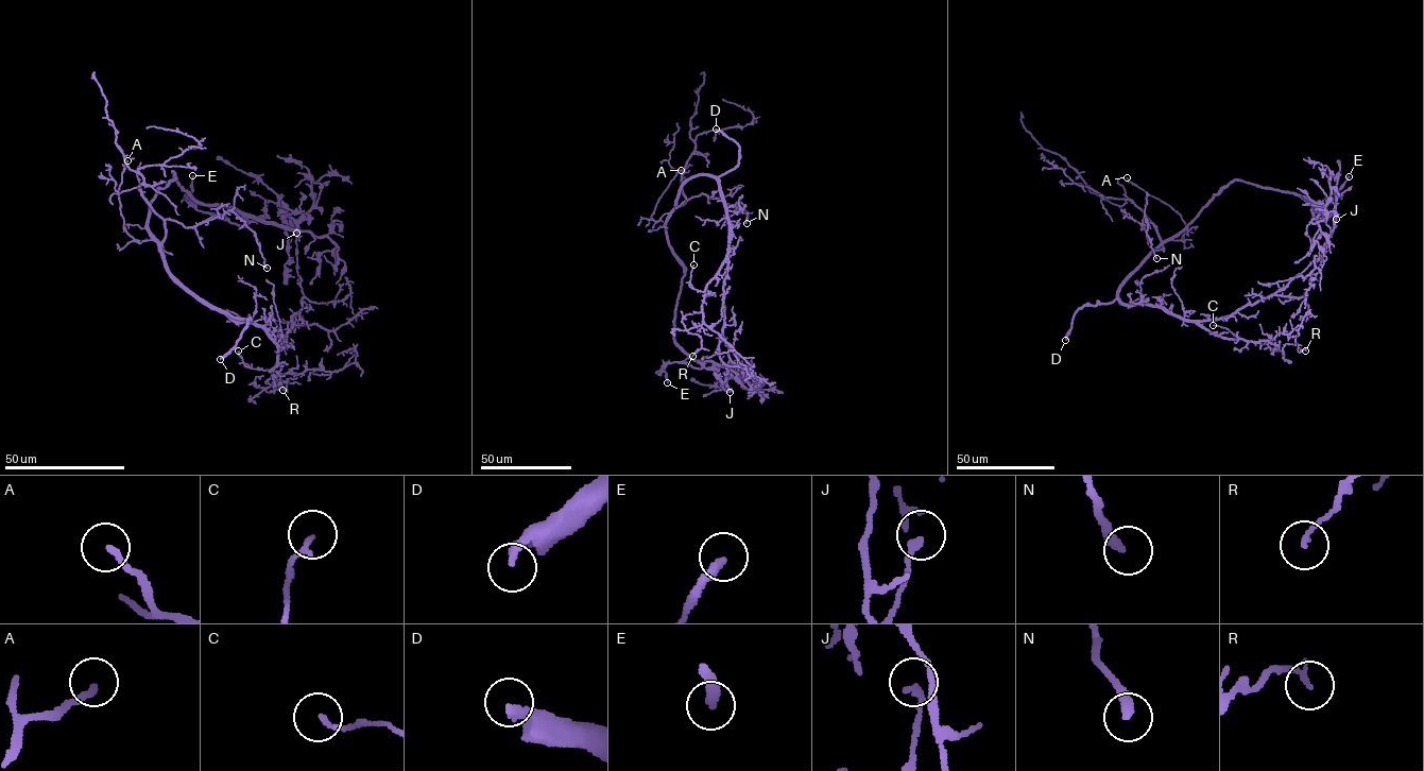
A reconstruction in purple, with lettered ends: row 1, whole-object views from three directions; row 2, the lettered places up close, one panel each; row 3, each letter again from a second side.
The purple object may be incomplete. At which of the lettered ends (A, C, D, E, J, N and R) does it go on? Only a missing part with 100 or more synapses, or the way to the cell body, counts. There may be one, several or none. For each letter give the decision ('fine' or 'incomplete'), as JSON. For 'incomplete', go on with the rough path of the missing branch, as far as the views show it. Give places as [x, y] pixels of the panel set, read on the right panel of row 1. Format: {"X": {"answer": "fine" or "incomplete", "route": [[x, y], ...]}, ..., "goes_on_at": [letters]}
{"A": {"answer": "fine"}, "C": {"answer": "fine"}, "D": {"answer": "incomplete", "route": [[1065, 340], [1062, 354], [1039, 376], [1040, 390], [1038, 388]]}, "E": {"answer": "fine"}, "J": {"answer": "fine"}, "N": {"answer": "fine"}, "R": {"answer": "fine"}, "goes_on_at": ["D"]}

